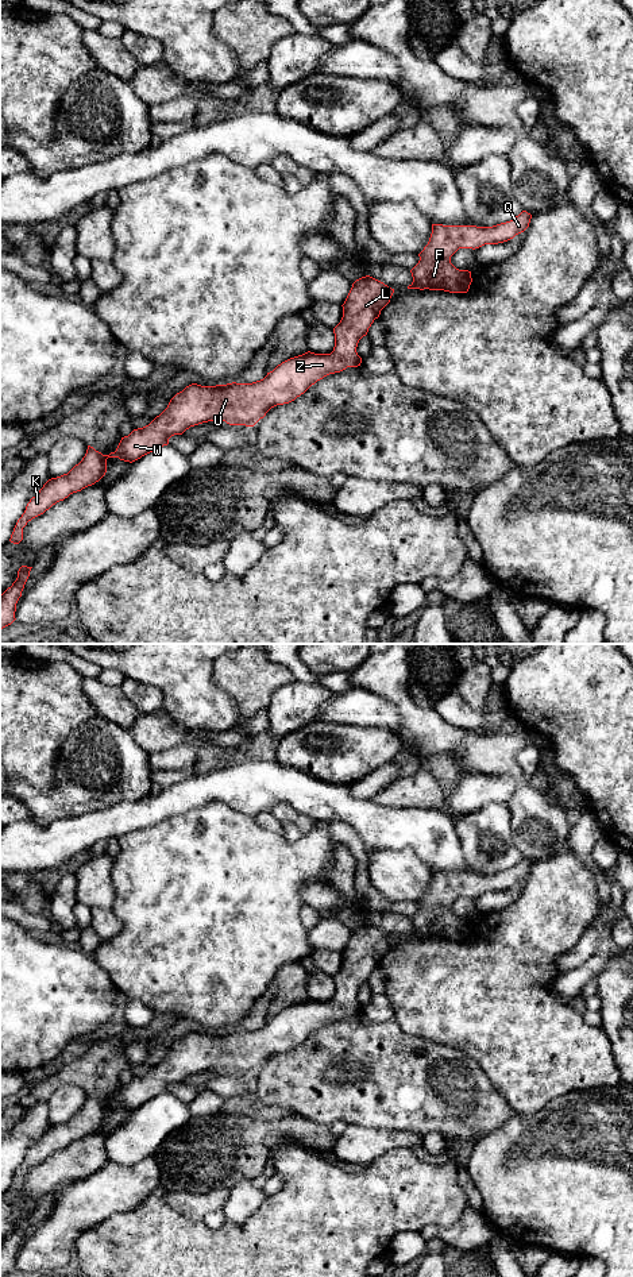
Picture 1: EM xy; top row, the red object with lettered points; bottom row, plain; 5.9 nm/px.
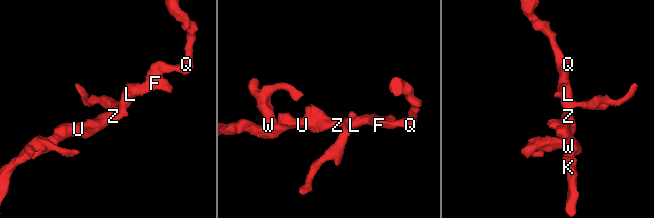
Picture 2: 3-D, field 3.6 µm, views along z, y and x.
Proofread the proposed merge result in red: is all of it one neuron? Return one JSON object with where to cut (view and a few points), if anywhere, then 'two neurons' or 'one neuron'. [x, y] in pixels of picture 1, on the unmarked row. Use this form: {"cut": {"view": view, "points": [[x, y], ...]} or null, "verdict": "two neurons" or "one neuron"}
{"cut": null, "verdict": "one neuron"}

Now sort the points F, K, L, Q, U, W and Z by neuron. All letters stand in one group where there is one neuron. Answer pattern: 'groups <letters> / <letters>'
groups F K L Q U W Z

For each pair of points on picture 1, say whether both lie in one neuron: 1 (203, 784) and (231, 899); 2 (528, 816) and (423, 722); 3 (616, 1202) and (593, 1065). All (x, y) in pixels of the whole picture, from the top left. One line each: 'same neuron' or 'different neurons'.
1: different neurons
2: same neuron
3: different neurons

